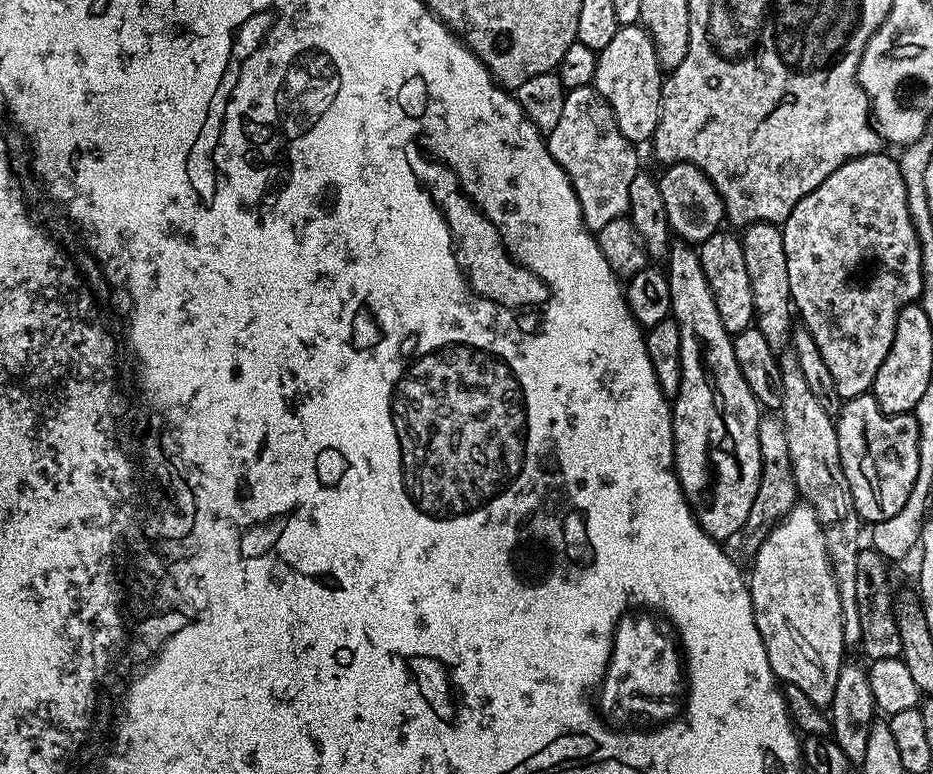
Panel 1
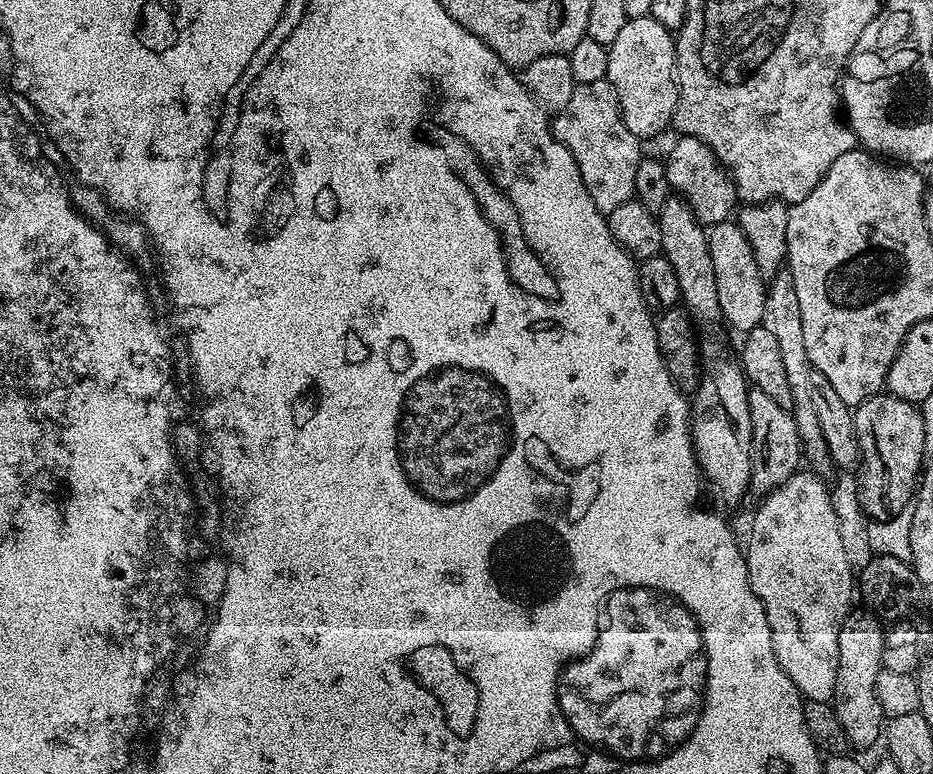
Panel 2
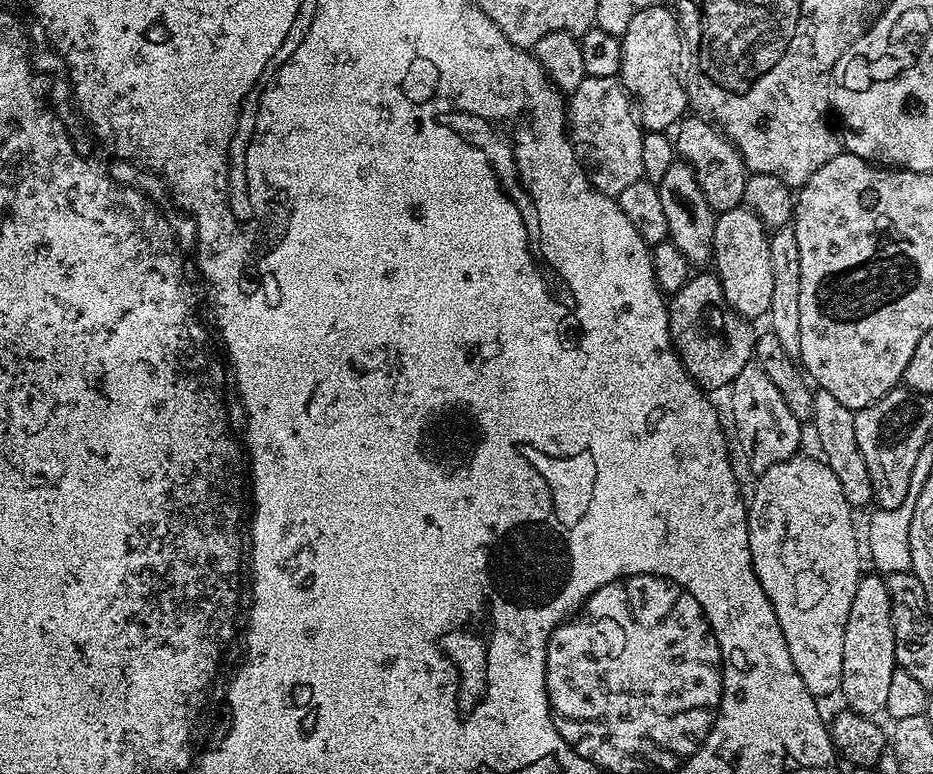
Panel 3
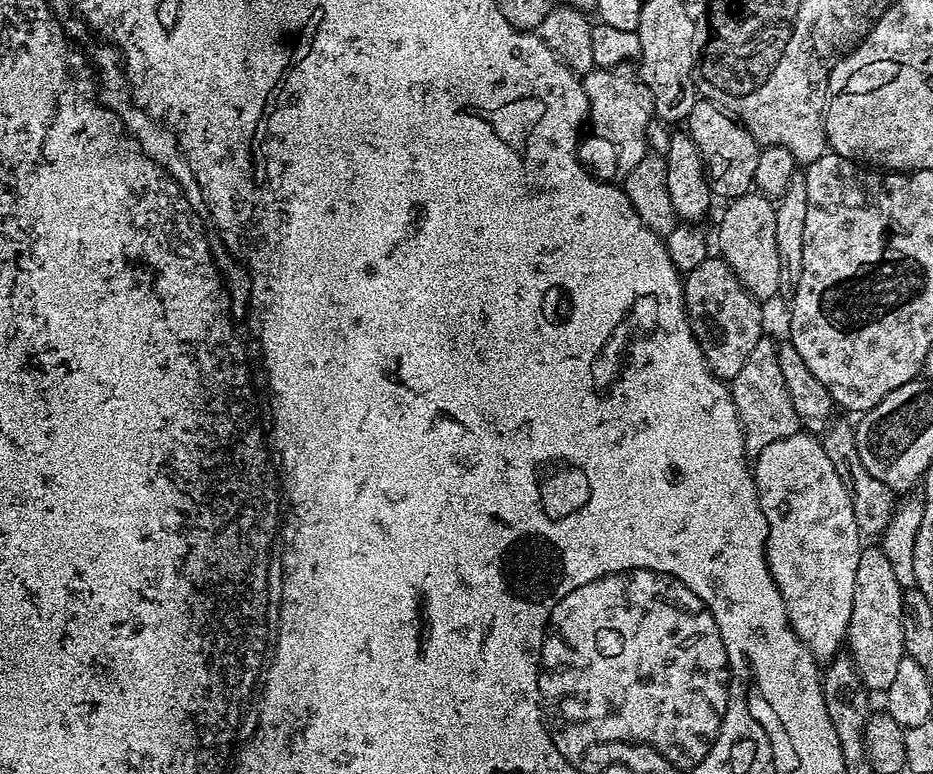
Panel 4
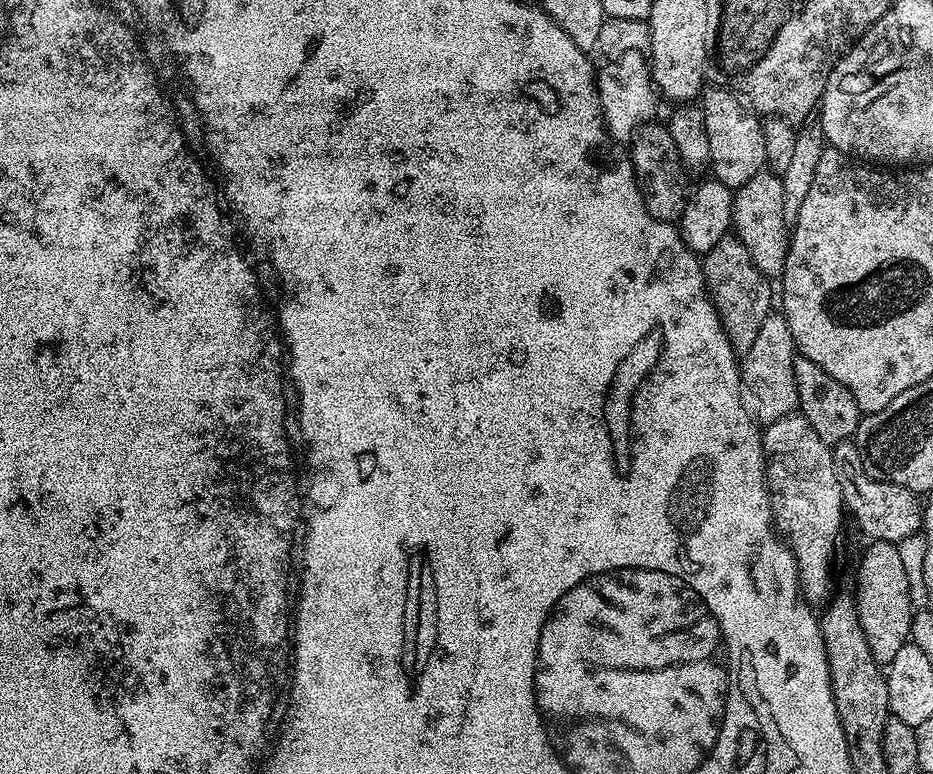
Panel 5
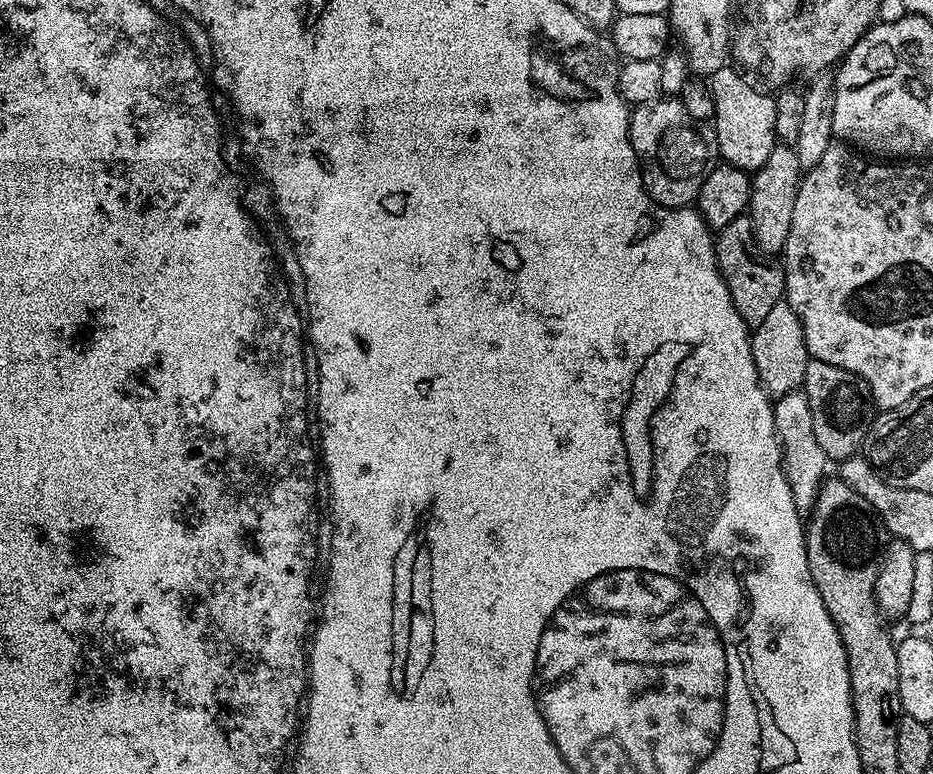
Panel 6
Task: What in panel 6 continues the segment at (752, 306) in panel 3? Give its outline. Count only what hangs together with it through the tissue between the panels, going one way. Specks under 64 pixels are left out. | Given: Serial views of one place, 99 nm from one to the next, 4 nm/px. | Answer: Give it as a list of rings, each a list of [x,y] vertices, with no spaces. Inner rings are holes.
[[[788,142],[777,143],[776,148],[770,150],[770,158],[766,158],[766,162],[752,176],[752,201],[748,203],[747,211],[752,217],[752,234],[756,245],[763,252],[783,253],[784,243],[790,234],[790,221],[794,219],[794,198],[800,189],[801,179],[798,154]]]

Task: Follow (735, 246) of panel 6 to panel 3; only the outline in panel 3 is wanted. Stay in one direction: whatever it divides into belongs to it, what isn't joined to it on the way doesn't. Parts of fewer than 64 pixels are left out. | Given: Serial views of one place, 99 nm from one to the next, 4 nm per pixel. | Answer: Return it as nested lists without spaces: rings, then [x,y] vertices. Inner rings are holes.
[[[700,270],[689,276],[682,290],[671,293],[667,306],[672,345],[692,381],[705,393],[712,394],[715,388],[727,389],[744,367],[753,363],[757,329],[728,307],[715,271]]]

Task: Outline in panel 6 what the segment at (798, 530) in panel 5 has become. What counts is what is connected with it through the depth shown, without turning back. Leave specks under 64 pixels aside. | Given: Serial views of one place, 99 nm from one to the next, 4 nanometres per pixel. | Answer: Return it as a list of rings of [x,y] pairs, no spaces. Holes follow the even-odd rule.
[[[797,390],[779,397],[775,401],[772,413],[774,414],[776,437],[780,439],[780,457],[784,460],[786,482],[790,482],[794,502],[801,510],[811,509],[816,502],[818,490],[826,479],[824,471],[830,467],[830,461],[822,450],[822,446],[818,446],[818,438],[814,438],[810,402],[806,402],[803,391]]]

